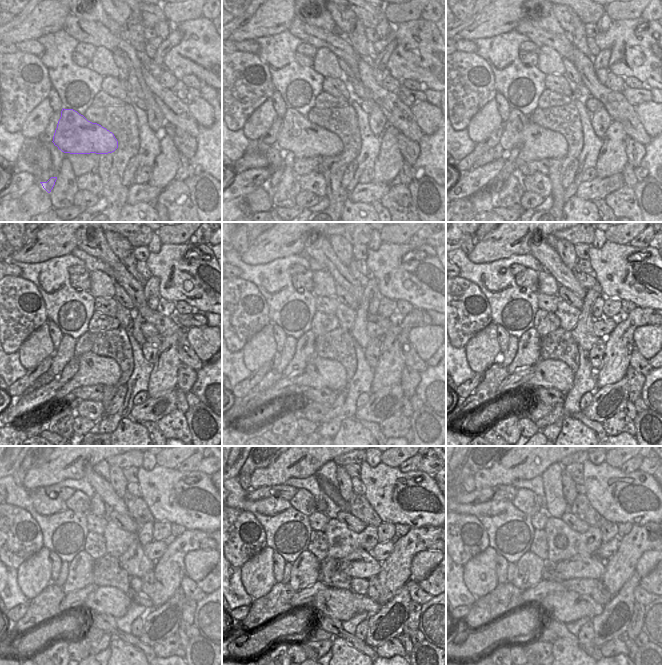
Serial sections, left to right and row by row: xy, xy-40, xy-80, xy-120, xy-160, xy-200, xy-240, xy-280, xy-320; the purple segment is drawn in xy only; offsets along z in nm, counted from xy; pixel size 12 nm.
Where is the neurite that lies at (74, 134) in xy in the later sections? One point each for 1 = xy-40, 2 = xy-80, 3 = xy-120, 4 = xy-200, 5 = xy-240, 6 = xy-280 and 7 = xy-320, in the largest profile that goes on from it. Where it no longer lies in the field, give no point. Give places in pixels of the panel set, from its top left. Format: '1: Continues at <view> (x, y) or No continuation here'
1: Continues at xy-40 (298, 135)
2: Continues at xy-80 (538, 143)
3: Continues at xy-120 (94, 369)
4: Continues at xy-200 (550, 374)
5: Continues at xy-240 (110, 600)
6: Continues at xy-280 (341, 604)
7: Continues at xy-320 (568, 606).

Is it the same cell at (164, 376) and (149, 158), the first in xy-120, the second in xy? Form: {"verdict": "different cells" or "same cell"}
{"verdict": "different cells"}

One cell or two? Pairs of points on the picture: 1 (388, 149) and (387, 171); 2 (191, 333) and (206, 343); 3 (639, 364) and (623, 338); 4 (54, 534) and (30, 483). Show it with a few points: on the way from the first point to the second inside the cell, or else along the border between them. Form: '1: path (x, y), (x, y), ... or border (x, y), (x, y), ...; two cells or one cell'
1: path (388, 154), (387, 166); one cell
2: path (195, 335), (202, 339); one cell
3: border (634, 346), (630, 353), (629, 365); two cells
4: border (56, 483), (35, 488), (22, 486); two cells

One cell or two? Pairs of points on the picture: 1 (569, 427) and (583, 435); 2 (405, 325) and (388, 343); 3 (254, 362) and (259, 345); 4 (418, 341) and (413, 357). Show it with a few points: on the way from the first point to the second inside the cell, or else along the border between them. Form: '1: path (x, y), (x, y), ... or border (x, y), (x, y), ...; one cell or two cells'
1: path (572, 430), (577, 435), (580, 435); one cell
2: path (401, 329), (392, 339); one cell
3: path (254, 358), (259, 349); one cell
4: border (410, 341), (417, 354), (425, 362); two cells

